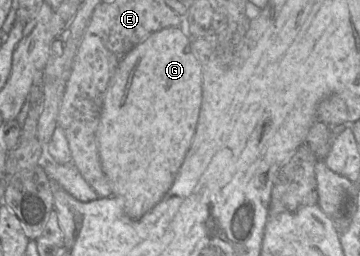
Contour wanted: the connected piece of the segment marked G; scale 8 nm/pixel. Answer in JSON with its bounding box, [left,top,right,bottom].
[98,26,202,220]

